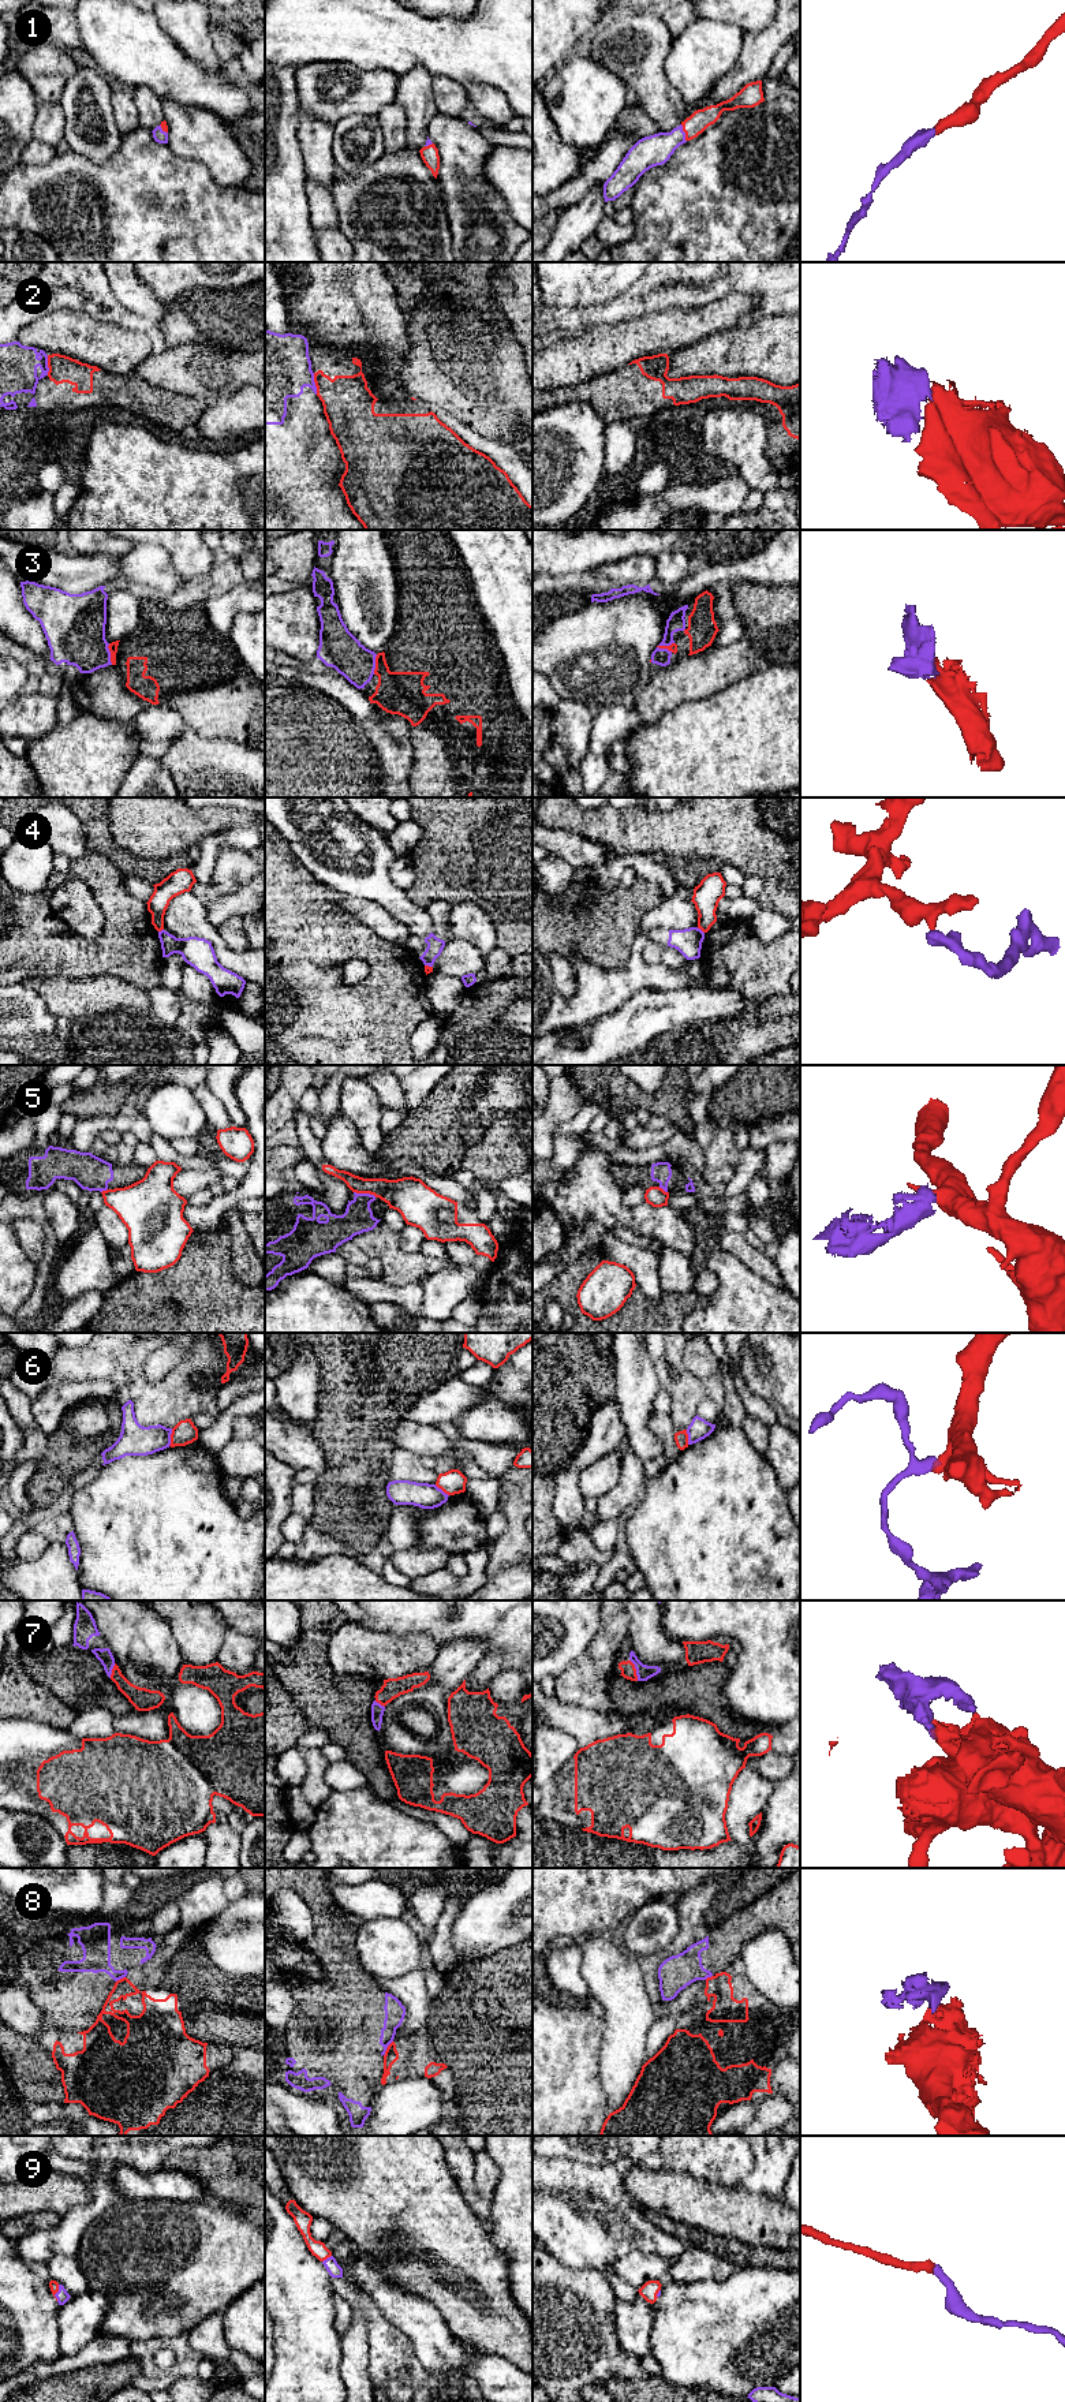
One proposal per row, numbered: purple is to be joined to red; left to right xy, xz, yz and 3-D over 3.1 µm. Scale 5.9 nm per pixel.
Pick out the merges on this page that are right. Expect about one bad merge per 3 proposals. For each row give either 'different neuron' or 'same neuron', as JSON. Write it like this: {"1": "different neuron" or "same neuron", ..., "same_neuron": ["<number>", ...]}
{"1": "same neuron", "2": "different neuron", "3": "same neuron", "4": "different neuron", "5": "different neuron", "6": "different neuron", "7": "same neuron", "8": "different neuron", "9": "same neuron", "same_neuron": ["1", "3", "7", "9"]}

